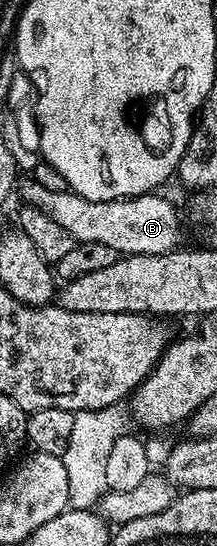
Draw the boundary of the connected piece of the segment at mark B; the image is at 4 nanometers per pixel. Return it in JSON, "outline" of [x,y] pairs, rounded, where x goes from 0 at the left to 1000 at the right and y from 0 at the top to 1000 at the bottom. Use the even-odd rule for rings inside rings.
{"outline":[[[147,328],[101,330],[88,339],[88,361],[115,366],[120,377],[198,386],[272,408],[309,430],[327,430],[341,443],[475,445],[512,452],[548,467],[733,467],[779,463],[793,456],[820,454],[834,434],[834,405],[816,399],[816,383],[760,361],[724,361],[719,352],[664,353],[636,361],[604,361],[567,368],[424,368],[373,361],[332,350],[217,350],[217,342],[189,341],[175,332]]]}

